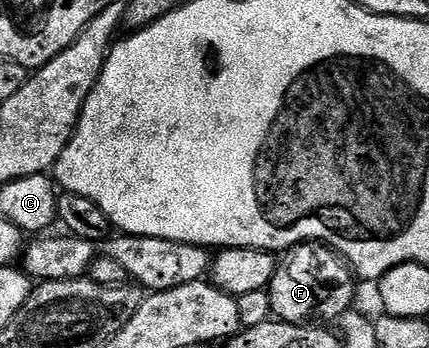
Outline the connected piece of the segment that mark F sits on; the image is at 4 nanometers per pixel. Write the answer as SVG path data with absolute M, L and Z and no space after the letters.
M309 242L295 244L279 257L276 273L266 289L272 303L272 314L277 320L285 320L288 324L318 324L327 325L329 322L339 321L345 312L353 307L352 299L356 296L354 273L339 252L326 244Z

